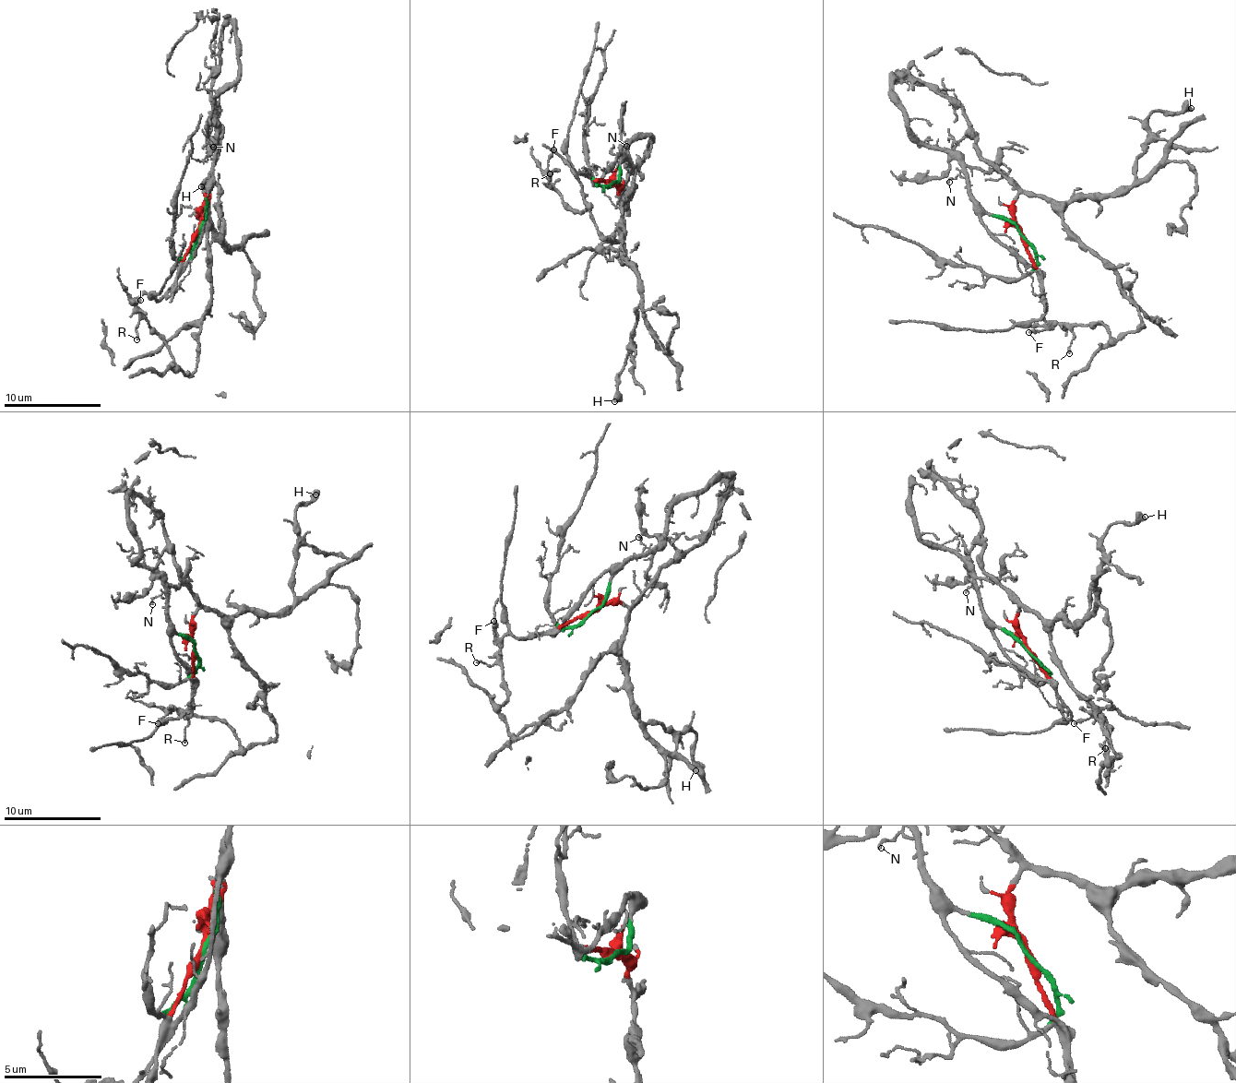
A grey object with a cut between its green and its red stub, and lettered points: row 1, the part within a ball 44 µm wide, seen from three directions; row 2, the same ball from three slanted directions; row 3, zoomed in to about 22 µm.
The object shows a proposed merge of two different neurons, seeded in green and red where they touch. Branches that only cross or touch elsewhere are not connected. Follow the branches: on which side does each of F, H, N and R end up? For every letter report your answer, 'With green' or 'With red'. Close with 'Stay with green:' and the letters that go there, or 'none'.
F: With red
H: With red
N: With green
R: With red
Stay with green: N

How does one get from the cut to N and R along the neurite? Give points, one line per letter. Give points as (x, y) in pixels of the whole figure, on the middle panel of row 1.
N: (613, 184), (618, 180), (618, 162), (628, 160), (623, 152), (625, 145)
R: (613, 184), (623, 237), (611, 242), (589, 209), (563, 202), (548, 181), (551, 173)

